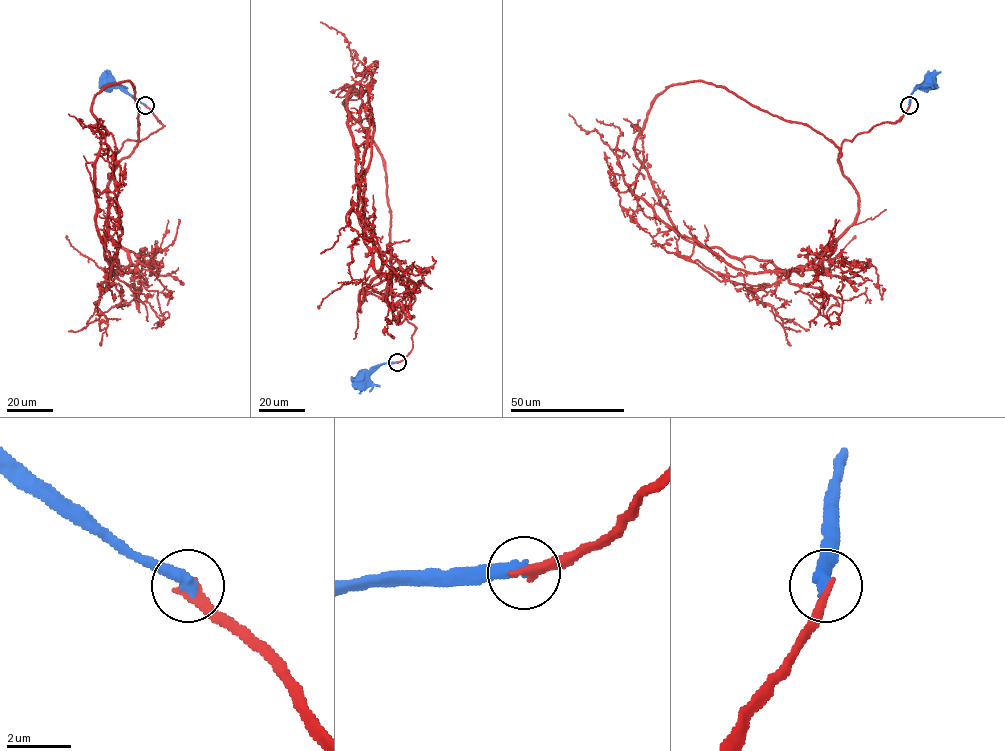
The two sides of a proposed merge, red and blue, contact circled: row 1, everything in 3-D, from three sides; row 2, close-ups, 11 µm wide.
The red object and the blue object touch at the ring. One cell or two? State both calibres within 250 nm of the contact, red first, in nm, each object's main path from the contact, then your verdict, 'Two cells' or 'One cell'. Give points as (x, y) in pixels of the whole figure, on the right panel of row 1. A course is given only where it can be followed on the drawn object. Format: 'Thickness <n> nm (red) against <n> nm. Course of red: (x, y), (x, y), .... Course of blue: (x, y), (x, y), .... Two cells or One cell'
Thickness 320 nm (red) against 440 nm. Course of red: (909, 105), (841, 143), (854, 222), (810, 262), (766, 272), (676, 233), (627, 185), (597, 131), (569, 113). Course of blue: (909, 105), (910, 96), (918, 87), (930, 85). Two cells

